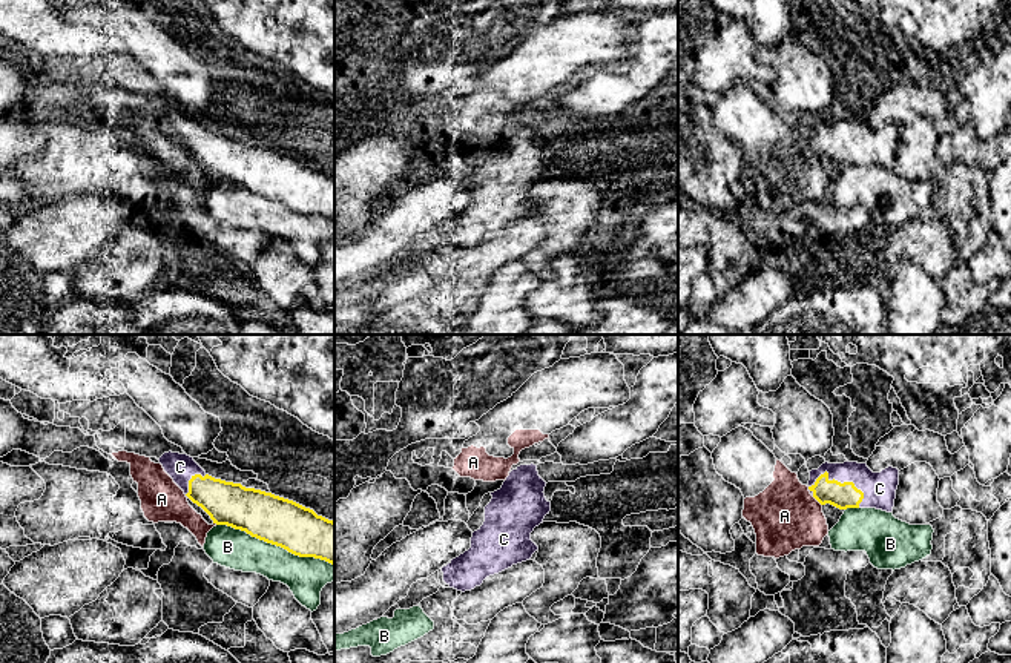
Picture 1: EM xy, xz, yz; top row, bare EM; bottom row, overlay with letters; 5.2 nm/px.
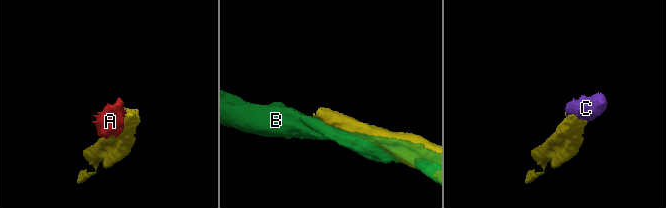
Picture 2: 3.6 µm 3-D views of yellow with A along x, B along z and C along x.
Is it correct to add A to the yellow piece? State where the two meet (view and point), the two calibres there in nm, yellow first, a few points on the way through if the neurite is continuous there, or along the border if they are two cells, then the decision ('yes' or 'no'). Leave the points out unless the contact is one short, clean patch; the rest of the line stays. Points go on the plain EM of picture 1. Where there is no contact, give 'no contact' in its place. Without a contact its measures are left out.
meets yellow in yz at (816, 155); 140 nm thick on the yellow side, 360 nm on the other; border along yz (812, 152), (821, 161); no

